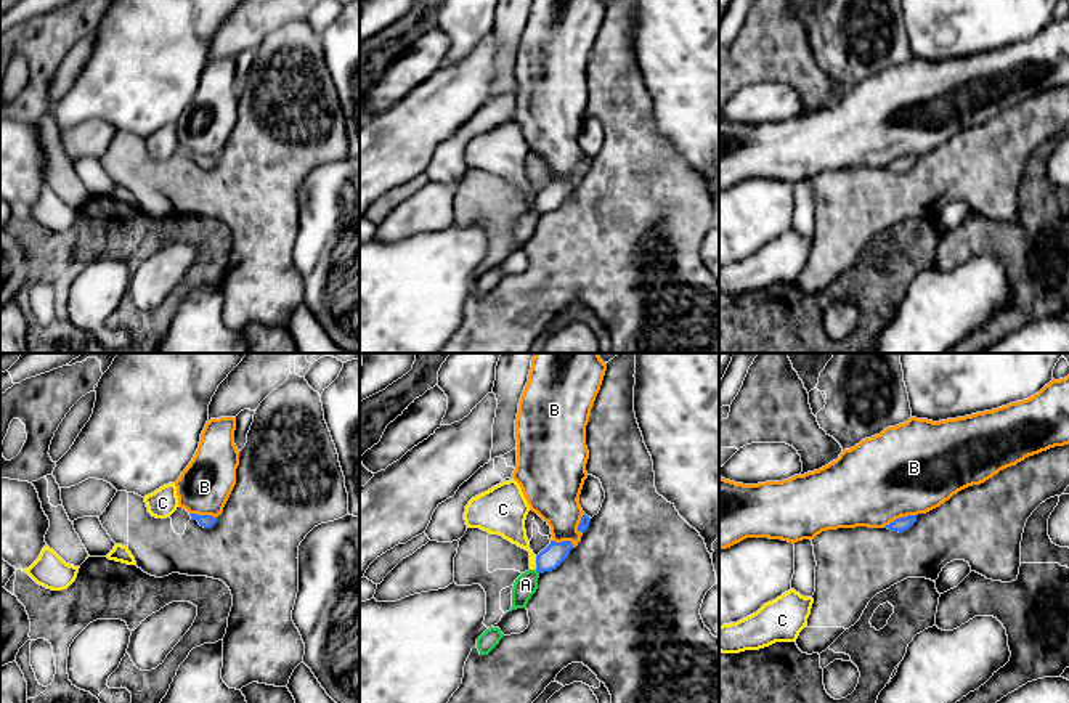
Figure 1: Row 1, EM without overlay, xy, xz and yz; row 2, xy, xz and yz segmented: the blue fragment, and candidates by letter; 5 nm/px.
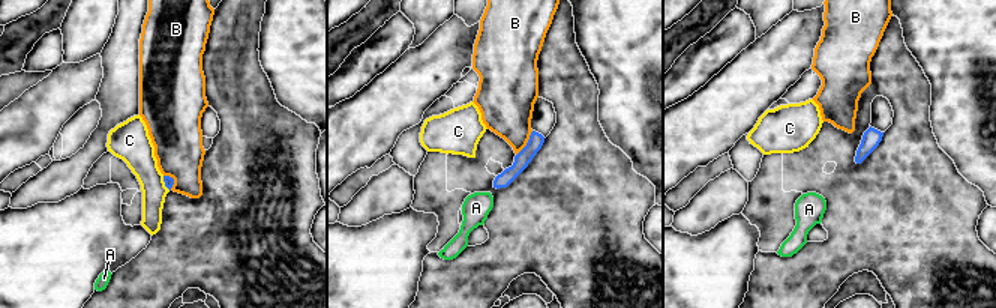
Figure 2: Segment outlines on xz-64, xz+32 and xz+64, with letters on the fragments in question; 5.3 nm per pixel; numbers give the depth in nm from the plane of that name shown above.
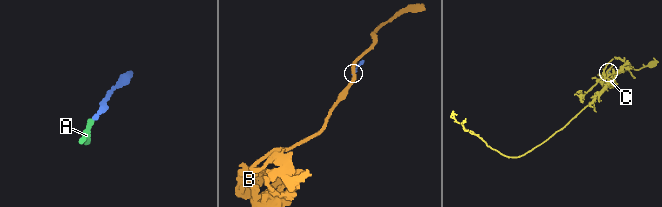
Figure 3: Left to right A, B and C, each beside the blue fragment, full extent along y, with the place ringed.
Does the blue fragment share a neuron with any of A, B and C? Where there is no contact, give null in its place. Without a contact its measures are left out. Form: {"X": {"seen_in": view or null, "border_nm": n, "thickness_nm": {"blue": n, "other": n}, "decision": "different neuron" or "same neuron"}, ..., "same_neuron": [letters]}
{"A": {"seen_in": null, "decision": "same neuron"}, "B": {"seen_in": "yz", "border_nm": 170, "thickness_nm": {"blue": 70, "other": 460}, "decision": "different neuron"}, "C": {"seen_in": "xz", "border_nm": 70, "thickness_nm": {"blue": 110, "other": 160}, "decision": "different neuron"}, "same_neuron": ["A"]}

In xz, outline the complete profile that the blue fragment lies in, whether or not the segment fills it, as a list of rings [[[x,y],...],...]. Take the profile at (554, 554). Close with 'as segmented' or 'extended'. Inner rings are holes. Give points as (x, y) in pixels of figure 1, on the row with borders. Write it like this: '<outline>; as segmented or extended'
[[[551,541],[551,544],[536,555],[536,568],[522,573],[515,579],[512,587],[512,608],[509,612],[526,608],[528,600],[538,589],[539,575],[555,570],[568,557],[571,549],[571,541]]]; extended

